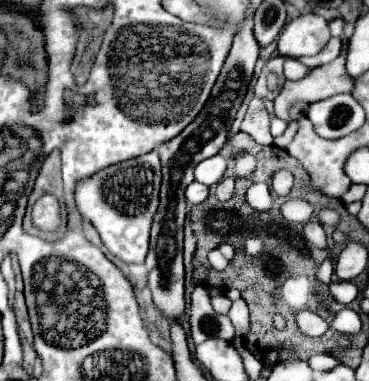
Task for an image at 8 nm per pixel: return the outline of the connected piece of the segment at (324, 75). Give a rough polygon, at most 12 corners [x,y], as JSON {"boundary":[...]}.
{"boundary":[[340,55],[330,65],[286,81],[274,99],[275,115],[292,122],[294,101],[320,101],[352,93]]}

